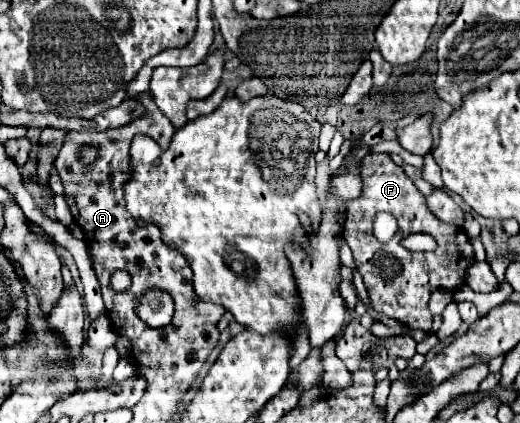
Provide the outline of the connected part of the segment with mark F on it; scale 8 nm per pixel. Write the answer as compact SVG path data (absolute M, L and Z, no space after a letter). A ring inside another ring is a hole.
M370 153L368 157L364 157L362 161L362 183L364 183L364 191L362 197L358 197L356 201L348 203L348 211L346 211L346 223L344 223L344 237L346 243L350 245L352 253L354 253L354 261L358 267L358 273L364 279L364 285L368 289L370 295L370 303L376 311L408 325L408 329L420 329L420 331L430 331L432 327L432 313L428 309L428 301L430 301L430 293L432 291L456 291L464 285L466 281L466 271L468 267L474 263L474 249L472 243L468 239L468 235L464 233L462 227L452 225L452 223L442 223L438 221L428 209L426 209L426 199L424 195L416 189L416 185L412 183L412 179L402 171L402 167L398 167L386 153ZM378 211L388 211L392 213L398 223L406 223L406 227L402 231L398 231L394 235L392 241L388 243L380 243L374 235L372 235L372 221L376 217ZM410 233L430 233L436 239L436 249L432 253L410 253L406 251L400 241L410 235Z

